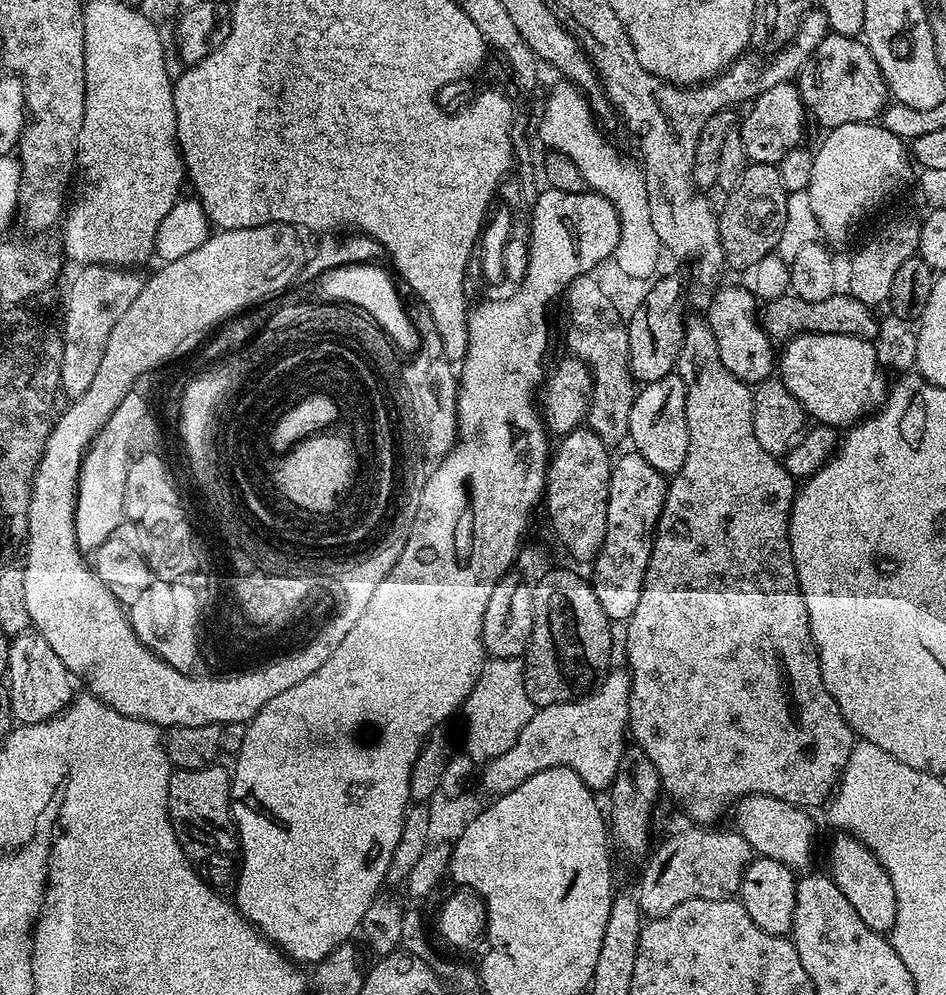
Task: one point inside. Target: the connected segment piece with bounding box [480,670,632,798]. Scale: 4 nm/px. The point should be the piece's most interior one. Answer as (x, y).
(586, 735)

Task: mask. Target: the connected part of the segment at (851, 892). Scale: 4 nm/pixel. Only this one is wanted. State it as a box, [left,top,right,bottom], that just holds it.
[827,834,896,934]

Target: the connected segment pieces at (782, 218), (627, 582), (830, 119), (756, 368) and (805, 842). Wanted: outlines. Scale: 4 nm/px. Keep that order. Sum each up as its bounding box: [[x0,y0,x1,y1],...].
[[718,163,789,272],[590,450,668,621],[798,34,888,130],[706,288,778,386],[735,796,812,870]]

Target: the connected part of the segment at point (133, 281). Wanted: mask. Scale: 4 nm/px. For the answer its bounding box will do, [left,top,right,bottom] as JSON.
[60,264,145,398]

